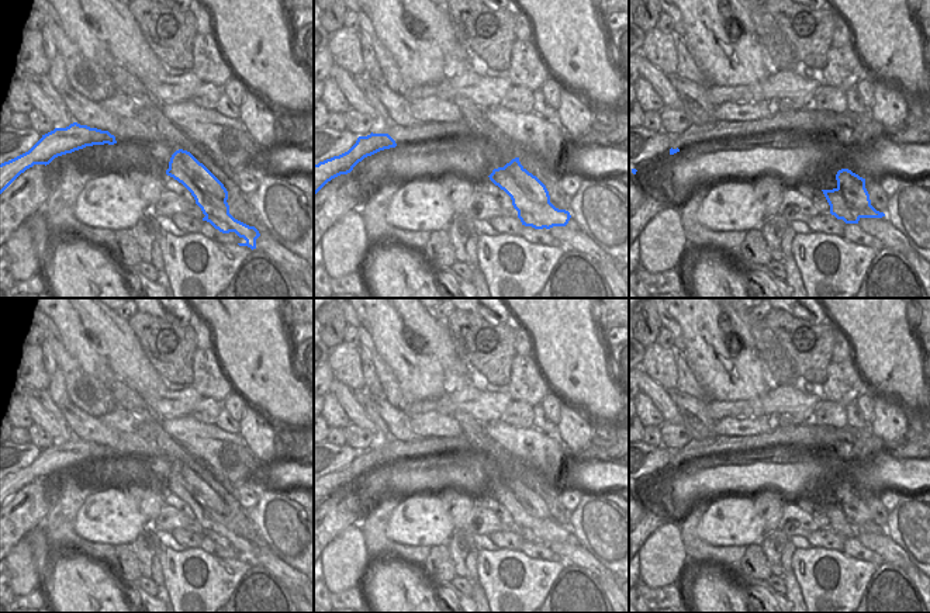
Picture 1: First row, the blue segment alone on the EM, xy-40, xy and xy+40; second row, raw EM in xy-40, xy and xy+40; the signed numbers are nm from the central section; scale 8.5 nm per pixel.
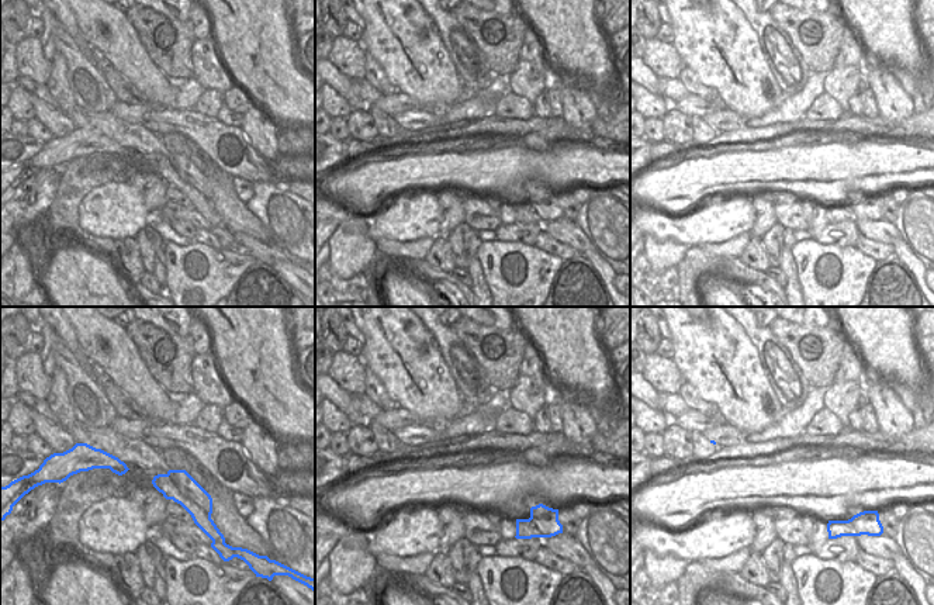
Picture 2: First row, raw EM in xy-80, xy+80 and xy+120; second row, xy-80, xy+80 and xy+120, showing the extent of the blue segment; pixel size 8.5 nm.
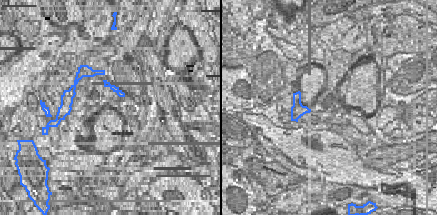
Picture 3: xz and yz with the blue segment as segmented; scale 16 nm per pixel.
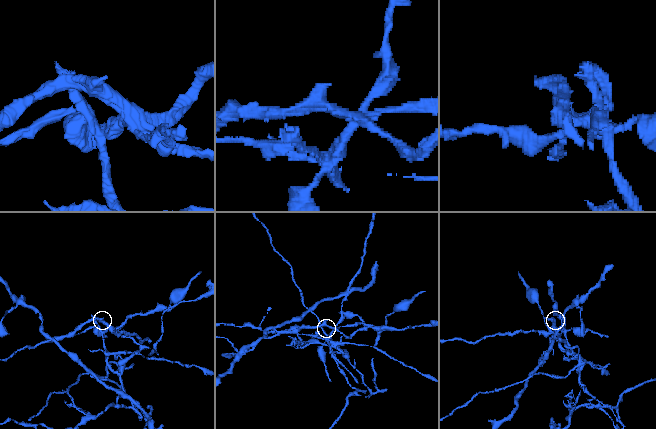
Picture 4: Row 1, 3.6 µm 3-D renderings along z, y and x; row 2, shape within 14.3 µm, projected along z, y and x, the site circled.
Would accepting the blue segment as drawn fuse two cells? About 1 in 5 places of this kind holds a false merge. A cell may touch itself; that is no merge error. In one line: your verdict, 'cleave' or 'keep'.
cleave

